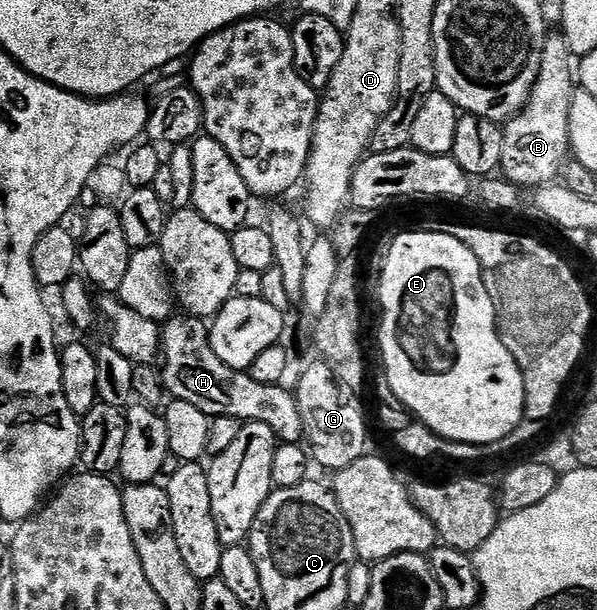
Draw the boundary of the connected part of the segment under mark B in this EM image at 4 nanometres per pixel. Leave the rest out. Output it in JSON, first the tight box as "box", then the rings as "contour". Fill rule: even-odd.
{"box":[499,34,575,189],"contour":[[[550,34],[543,45],[539,73],[527,105],[515,118],[504,124],[503,157],[499,171],[518,188],[536,189],[554,182],[567,162],[570,154],[568,118],[575,90],[575,67],[569,62],[571,56],[564,35]]]}

